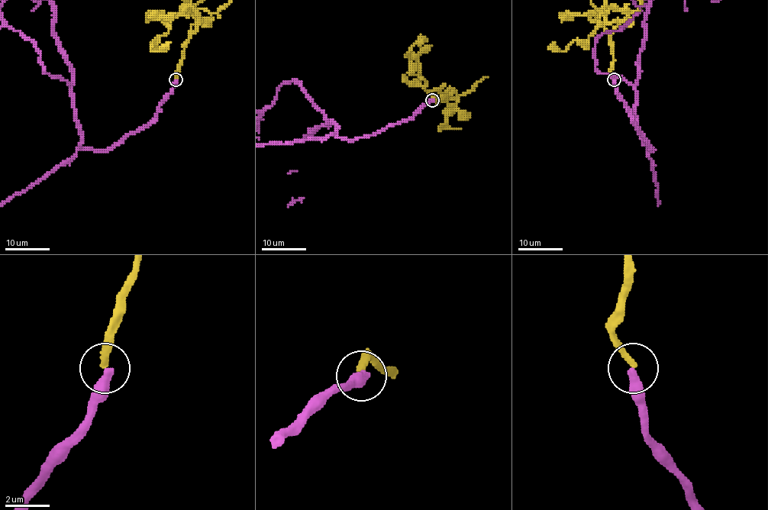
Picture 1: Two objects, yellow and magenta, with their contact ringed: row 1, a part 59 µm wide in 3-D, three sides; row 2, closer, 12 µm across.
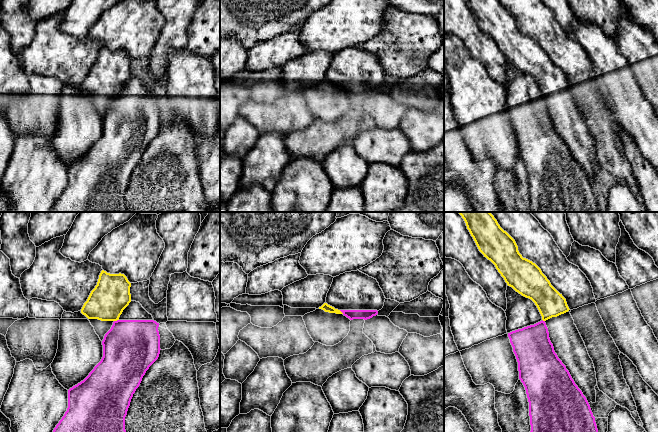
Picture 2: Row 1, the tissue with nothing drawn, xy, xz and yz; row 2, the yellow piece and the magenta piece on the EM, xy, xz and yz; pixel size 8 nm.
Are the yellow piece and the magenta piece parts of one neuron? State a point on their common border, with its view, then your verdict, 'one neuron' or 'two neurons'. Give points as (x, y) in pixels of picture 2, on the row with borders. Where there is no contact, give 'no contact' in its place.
contact xy (116, 320); two neurons

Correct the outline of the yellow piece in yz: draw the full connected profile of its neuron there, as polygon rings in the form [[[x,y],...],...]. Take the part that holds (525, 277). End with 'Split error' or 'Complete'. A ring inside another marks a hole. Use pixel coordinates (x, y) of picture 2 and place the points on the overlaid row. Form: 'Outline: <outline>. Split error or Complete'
Outline: [[[458,212],[464,219],[479,251],[490,260],[508,286],[522,296],[531,299],[546,323],[549,338],[558,358],[566,366],[572,379],[586,397],[588,403],[596,402],[596,372],[585,343],[574,324],[566,299],[550,283],[541,269],[532,261],[523,258],[515,240],[504,231],[490,212]]]. Split error

